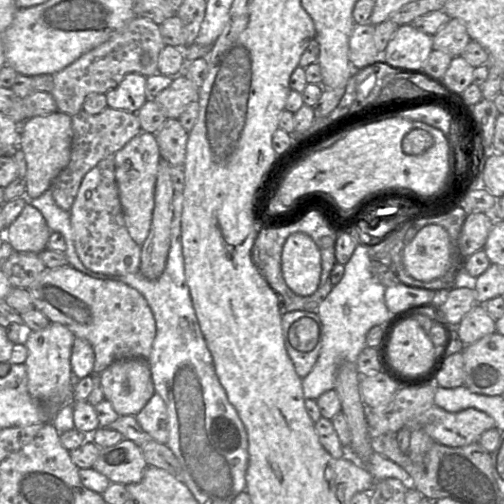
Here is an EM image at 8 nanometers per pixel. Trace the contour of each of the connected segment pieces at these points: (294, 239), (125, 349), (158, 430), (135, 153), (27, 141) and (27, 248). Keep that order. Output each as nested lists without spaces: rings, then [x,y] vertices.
[[[298,232],[284,243],[281,255],[282,276],[299,296],[310,296],[318,289],[322,274],[321,254],[314,240]]]
[[[70,265],[47,268],[27,288],[34,309],[40,311],[50,322],[66,326],[75,337],[86,339],[94,352],[93,374],[100,374],[111,363],[120,359],[144,358],[151,354],[156,336],[154,315],[144,296],[127,284],[115,280],[92,278]]]
[[[154,393],[148,403],[135,415],[135,418],[153,440],[167,444],[169,437],[167,407],[158,393]]]
[[[141,132],[115,155],[115,174],[124,222],[131,238],[142,246],[147,239],[155,206],[155,186],[161,161],[156,134]]]
[[[58,111],[27,119],[20,126],[20,148],[27,164],[25,197],[35,199],[51,187],[54,179],[70,161],[73,139],[72,116]]]
[[[27,204],[5,230],[5,239],[14,251],[40,253],[47,248],[52,231],[39,210]]]

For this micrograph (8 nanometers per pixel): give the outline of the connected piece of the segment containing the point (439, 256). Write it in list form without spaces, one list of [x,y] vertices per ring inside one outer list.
[[[439,225],[423,227],[402,251],[405,271],[414,279],[432,282],[449,270],[451,243]]]

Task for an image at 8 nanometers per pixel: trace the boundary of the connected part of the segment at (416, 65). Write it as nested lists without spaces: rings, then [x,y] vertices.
[[[412,24],[399,26],[382,54],[384,61],[410,70],[423,69],[433,51],[433,36],[416,29]]]

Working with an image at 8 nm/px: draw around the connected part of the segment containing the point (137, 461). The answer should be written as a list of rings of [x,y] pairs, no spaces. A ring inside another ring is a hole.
[[[123,439],[113,446],[100,448],[92,468],[106,476],[110,483],[127,485],[141,481],[147,466],[140,446]]]

